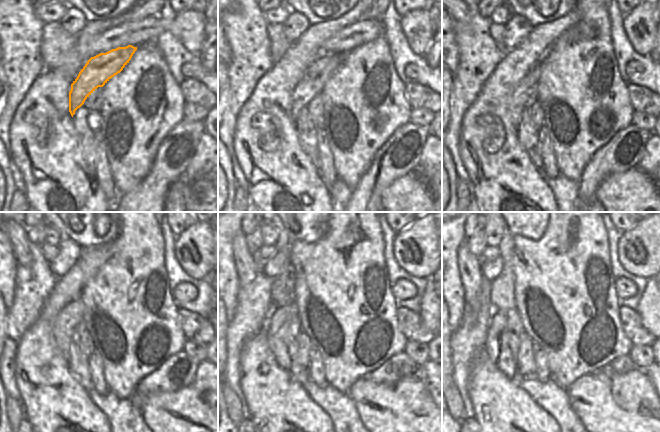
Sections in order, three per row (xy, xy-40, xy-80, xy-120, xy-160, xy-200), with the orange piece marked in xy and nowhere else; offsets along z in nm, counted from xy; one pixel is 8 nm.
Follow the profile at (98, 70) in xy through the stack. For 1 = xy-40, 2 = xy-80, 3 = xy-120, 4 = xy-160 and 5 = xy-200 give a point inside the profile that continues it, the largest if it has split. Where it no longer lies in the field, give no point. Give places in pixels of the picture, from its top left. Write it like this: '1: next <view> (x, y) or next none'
1: next xy-40 (320, 71)
2: next xy-80 (525, 94)
3: next xy-120 (66, 323)
4: next xy-160 (278, 322)
5: next xy-200 (496, 345)

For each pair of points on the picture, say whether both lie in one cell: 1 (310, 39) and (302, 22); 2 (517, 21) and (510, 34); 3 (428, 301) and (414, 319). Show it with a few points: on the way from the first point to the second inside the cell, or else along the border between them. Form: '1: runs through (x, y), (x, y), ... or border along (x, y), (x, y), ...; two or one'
1: border along (309, 25), (291, 43); two
2: runs through (517, 24), (513, 31); one
3: border along (418, 313), (421, 321), (431, 331); two

